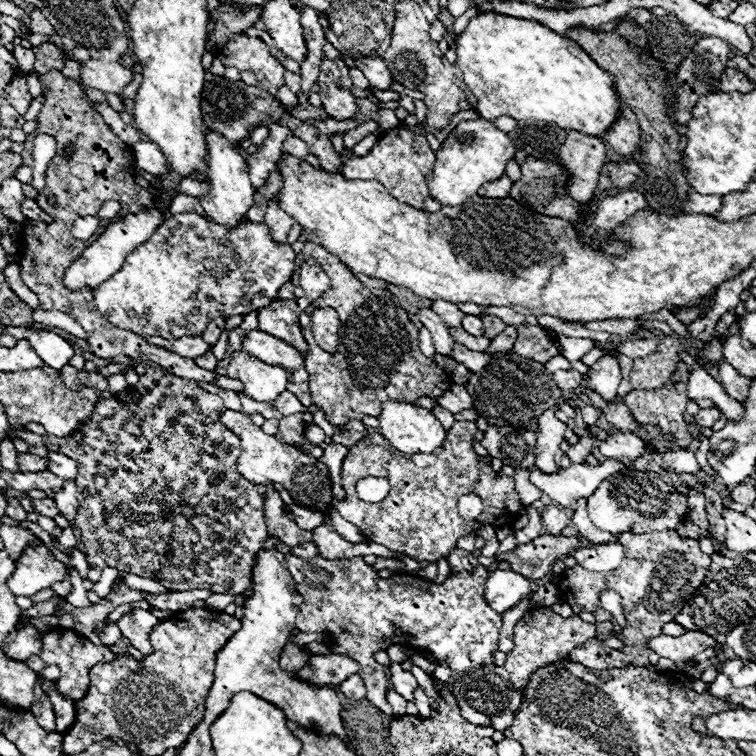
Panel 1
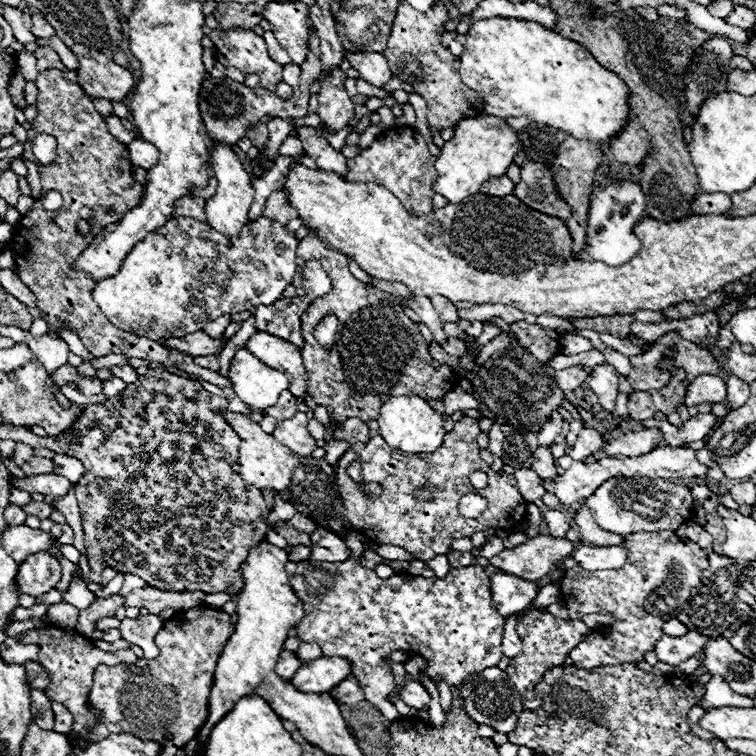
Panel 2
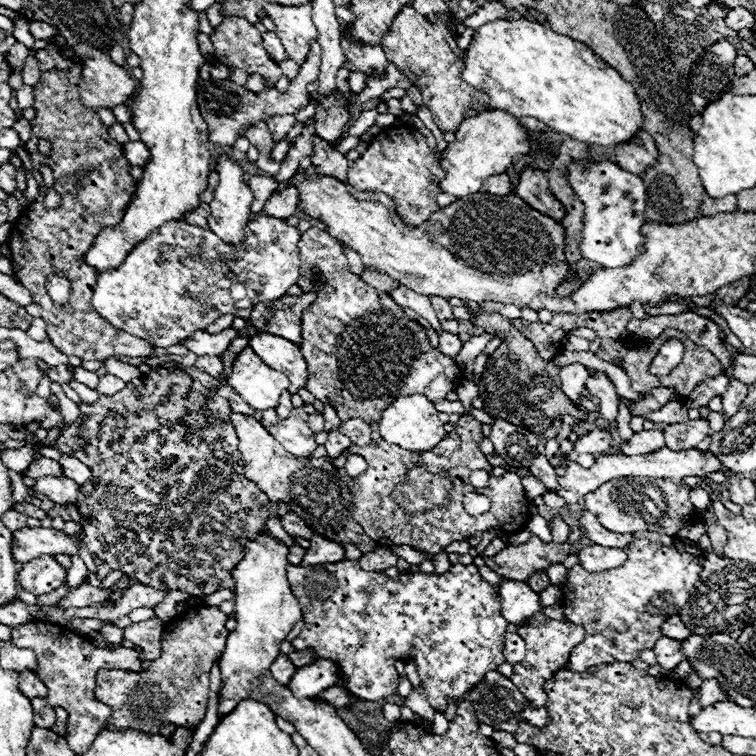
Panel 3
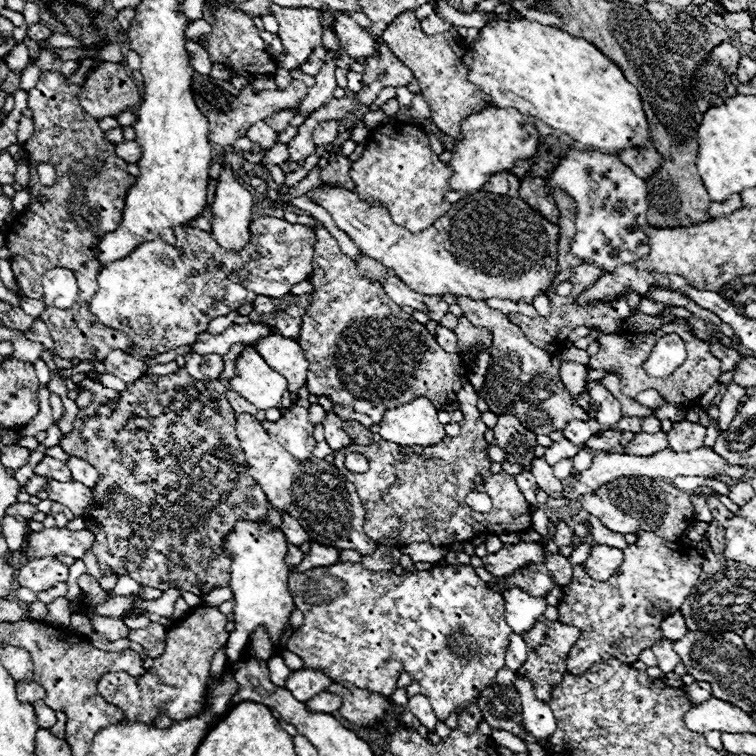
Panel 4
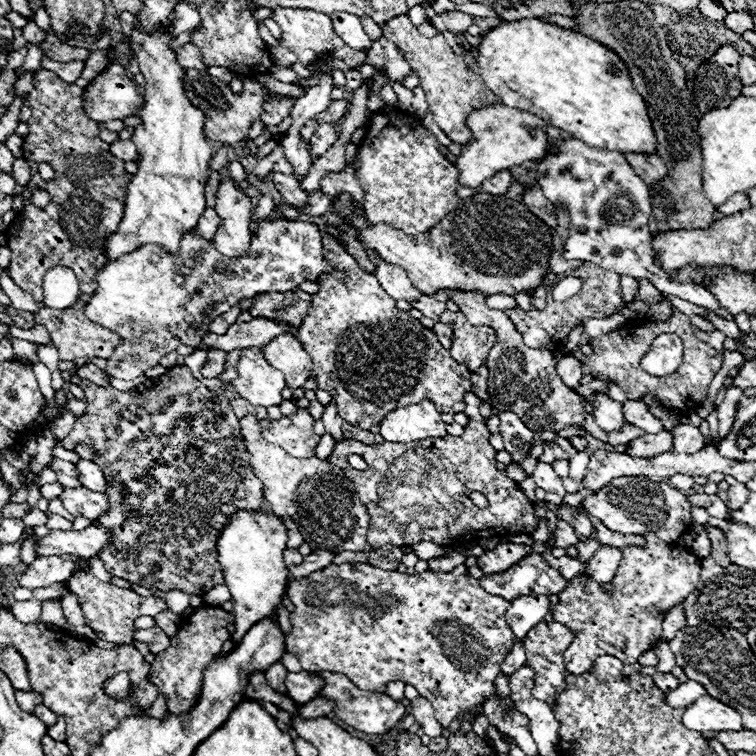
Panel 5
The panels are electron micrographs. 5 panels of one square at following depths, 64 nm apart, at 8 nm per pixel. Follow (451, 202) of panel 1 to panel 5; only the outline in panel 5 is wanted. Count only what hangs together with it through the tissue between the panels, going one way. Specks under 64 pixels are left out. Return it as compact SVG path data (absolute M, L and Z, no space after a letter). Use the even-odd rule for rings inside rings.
M492 104L472 112L472 116L468 116L468 128L472 130L472 140L456 158L456 168L460 170L458 182L462 186L480 186L486 178L500 170L508 170L512 166L520 166L526 160L540 160L546 156L548 124L536 114L504 104Z

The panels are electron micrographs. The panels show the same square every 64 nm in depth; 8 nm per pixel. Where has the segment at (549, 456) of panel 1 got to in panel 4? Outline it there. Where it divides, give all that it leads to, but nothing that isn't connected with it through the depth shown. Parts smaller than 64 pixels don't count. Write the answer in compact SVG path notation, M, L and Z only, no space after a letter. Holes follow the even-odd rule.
M534 458L530 472L536 478L536 484L540 490L544 490L550 498L560 498L564 494L564 488L560 484L560 480L554 476L552 466L544 460L544 458Z

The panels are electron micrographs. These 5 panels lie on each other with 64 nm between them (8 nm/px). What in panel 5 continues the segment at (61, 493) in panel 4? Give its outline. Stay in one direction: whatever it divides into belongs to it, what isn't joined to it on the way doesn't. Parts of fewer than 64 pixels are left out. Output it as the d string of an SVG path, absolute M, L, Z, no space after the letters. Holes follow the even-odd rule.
M64 488L60 498L72 516L84 516L92 522L96 522L102 514L106 514L110 510L106 494L92 492L88 488L76 488L76 490Z

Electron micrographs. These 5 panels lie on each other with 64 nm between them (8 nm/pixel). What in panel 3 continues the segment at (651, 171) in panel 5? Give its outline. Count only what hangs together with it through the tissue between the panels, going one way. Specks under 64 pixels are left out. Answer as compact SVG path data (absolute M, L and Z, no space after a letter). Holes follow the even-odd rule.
M642 132L640 140L632 140L632 144L622 144L620 148L616 148L614 160L624 170L630 170L632 174L642 176L658 160L658 150L650 134Z

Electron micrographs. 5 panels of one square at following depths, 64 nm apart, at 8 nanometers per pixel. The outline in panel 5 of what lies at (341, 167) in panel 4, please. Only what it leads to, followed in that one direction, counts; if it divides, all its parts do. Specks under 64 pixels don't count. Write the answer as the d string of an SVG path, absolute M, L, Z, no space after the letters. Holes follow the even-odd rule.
M348 164L342 172L328 172L322 180L320 180L320 190L328 196L340 196L340 194L348 194L356 208L360 212L364 212L364 190L356 178L354 168Z

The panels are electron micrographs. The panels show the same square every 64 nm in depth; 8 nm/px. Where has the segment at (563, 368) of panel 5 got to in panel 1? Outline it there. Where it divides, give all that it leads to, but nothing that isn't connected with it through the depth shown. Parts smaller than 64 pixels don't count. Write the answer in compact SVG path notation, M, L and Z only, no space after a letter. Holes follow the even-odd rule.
M558 370L558 372L554 372L554 380L562 390L574 390L574 388L582 386L584 374L580 374L576 370Z

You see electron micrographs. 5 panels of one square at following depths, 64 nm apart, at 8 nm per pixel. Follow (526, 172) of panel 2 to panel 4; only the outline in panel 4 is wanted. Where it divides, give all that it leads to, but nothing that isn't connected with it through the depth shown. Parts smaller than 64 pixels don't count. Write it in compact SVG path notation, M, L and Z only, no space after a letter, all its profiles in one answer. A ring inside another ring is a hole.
M526 176L520 184L520 198L532 210L536 210L540 216L544 216L548 222L552 222L552 224L558 222L560 212L558 212L558 206L554 202L554 198L544 192L544 178Z

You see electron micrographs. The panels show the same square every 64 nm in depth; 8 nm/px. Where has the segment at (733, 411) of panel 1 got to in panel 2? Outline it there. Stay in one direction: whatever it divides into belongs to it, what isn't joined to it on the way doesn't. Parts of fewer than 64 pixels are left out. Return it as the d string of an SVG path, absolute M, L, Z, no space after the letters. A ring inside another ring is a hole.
M698 376L686 392L684 404L698 406L702 402L722 402L726 404L726 382L722 376Z

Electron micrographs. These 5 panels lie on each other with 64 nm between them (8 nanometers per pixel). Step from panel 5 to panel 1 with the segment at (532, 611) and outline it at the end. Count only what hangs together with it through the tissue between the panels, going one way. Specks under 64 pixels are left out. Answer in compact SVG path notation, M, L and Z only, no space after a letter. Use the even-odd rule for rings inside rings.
M496 570L488 574L484 596L498 614L504 614L506 610L518 606L520 600L530 594L530 580L524 580L524 576L516 576L516 572Z

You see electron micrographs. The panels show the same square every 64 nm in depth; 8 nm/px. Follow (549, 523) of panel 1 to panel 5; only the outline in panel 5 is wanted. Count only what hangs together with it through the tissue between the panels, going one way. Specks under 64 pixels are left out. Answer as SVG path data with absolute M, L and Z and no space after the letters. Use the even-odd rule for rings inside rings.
M558 520L554 536L556 536L556 542L554 542L556 548L568 548L568 546L576 546L580 542L580 538L574 532L574 528L564 520Z

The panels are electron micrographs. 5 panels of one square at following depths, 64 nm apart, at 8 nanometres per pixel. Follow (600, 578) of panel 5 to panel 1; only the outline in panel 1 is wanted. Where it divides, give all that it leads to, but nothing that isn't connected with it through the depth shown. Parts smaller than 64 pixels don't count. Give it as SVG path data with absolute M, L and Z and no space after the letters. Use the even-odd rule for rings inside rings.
M596 544L596 546L590 546L590 548L578 548L574 554L576 562L590 570L590 572L610 572L610 570L616 570L622 560L624 560L624 546L622 544Z

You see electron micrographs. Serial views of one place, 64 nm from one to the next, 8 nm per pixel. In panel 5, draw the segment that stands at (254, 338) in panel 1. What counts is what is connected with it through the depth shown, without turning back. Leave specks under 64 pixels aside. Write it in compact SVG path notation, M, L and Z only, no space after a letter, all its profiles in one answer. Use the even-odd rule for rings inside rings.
M294 334L276 336L276 340L272 340L272 344L266 344L262 352L268 364L284 372L286 386L290 390L304 386L304 382L310 378L312 360L308 358L306 350L302 348L302 344L296 340Z

